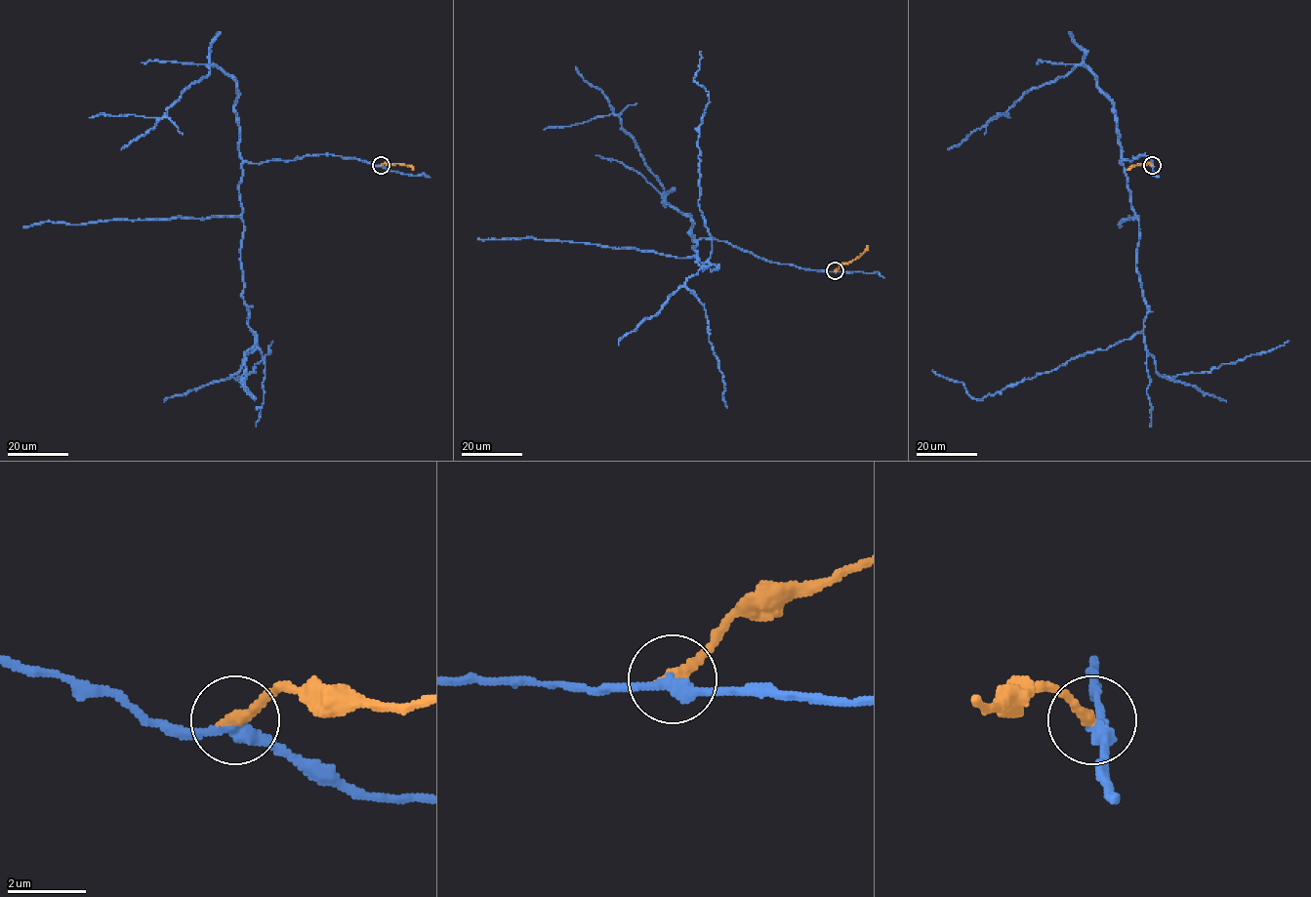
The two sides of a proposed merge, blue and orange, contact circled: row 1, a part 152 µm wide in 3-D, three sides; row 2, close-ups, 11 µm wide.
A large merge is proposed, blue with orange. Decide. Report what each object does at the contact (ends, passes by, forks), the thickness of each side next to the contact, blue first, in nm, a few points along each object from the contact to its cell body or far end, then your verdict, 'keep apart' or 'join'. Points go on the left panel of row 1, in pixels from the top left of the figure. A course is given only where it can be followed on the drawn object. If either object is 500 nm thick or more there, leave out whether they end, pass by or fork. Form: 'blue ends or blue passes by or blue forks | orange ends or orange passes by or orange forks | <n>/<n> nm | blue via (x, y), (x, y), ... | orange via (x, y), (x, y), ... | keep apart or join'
blue passes by | orange ends | 320/320 nm | blue via (381, 165), (334, 154), (241, 165), (242, 297), (257, 339), (243, 380), (255, 400), (239, 382), (246, 370) | orange via (381, 165), (400, 164), (414, 169) | keep apart

